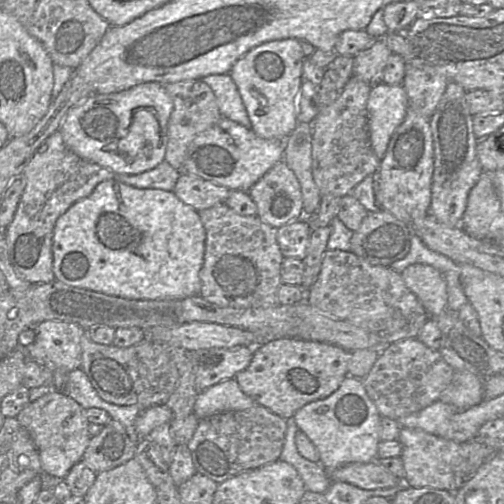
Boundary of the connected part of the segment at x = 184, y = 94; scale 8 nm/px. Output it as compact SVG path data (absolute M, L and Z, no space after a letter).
M202 80L169 83L164 87L174 105L168 122L165 162L182 173L182 164L191 142L199 134L213 127L222 116L212 89Z

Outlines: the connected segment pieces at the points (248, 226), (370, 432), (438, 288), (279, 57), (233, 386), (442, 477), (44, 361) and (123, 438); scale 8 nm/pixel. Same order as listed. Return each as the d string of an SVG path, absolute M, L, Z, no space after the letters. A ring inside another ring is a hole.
M226 203L198 212L205 228L205 254L201 269L201 296L219 307L255 308L278 304L284 260L276 233L257 215L241 216Z
M347 375L340 387L330 396L306 404L295 412L293 418L299 430L317 447L320 454L319 463L324 467L327 476L328 472L343 465L376 461L378 444L381 441L379 436L381 415L367 395L361 379Z
M412 264L401 274L405 285L416 295L430 316L437 316L448 309L446 281L437 269L426 264Z
M287 38L259 45L238 59L229 75L246 108L251 130L264 139L285 140L297 125L302 65L307 57L299 40Z
M235 378L220 382L201 391L194 404L194 412L199 420L217 413L242 411L256 403L240 388Z
M401 427L397 440L401 443L406 477L402 479L409 487L432 487L456 492L453 465L458 464L460 443L434 436L422 429Z
M46 320L36 326L35 341L28 346L28 354L44 367L69 373L80 369L80 345L84 328L75 323Z
M111 419L98 436L91 437L82 461L96 473L111 470L135 457L137 444L125 426Z

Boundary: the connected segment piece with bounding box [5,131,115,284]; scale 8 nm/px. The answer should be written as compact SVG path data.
M60 131L53 133L34 154L25 167L22 176L26 179L26 187L11 223L5 230L10 261L24 279L32 284L51 283L55 280L53 272L53 233L57 219L74 203L89 196L96 186L108 179L114 179L115 174L97 164L79 157L67 147Z

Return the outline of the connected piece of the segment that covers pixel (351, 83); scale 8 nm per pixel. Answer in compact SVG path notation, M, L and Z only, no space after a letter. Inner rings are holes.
M351 76L341 95L330 105L322 107L311 125L312 175L322 196L348 195L365 177L376 172L380 159L374 153L368 126L367 101L371 86Z

